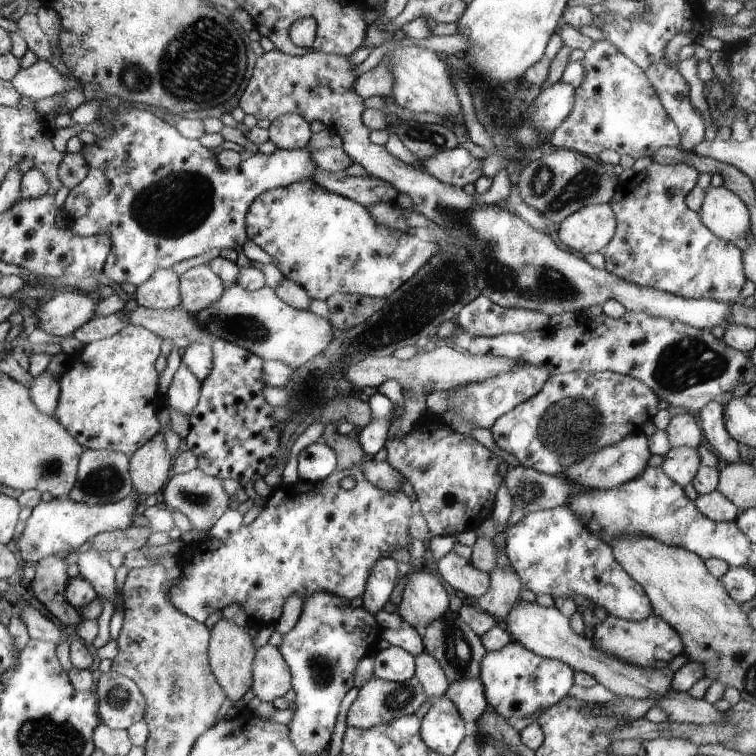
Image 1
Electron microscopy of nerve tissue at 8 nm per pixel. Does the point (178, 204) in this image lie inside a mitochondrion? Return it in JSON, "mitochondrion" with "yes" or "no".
{"mitochondrion":"yes"}

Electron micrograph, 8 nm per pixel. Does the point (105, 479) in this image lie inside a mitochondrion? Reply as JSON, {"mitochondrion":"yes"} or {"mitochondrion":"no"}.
{"mitochondrion":"yes"}

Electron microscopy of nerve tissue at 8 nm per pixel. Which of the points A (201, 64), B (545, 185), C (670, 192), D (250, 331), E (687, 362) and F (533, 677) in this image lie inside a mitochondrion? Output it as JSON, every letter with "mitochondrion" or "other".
{"A":"mitochondrion","B":"mitochondrion","C":"other","D":"mitochondrion","E":"mitochondrion","F":"mitochondrion"}

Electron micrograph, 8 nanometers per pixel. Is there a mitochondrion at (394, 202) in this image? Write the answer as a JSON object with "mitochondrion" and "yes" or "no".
{"mitochondrion":"no"}

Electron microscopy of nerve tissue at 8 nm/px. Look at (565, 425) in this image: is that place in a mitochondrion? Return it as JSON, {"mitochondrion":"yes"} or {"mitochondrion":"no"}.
{"mitochondrion":"yes"}

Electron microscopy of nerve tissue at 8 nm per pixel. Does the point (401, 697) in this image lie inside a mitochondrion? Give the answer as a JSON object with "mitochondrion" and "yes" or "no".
{"mitochondrion":"yes"}

